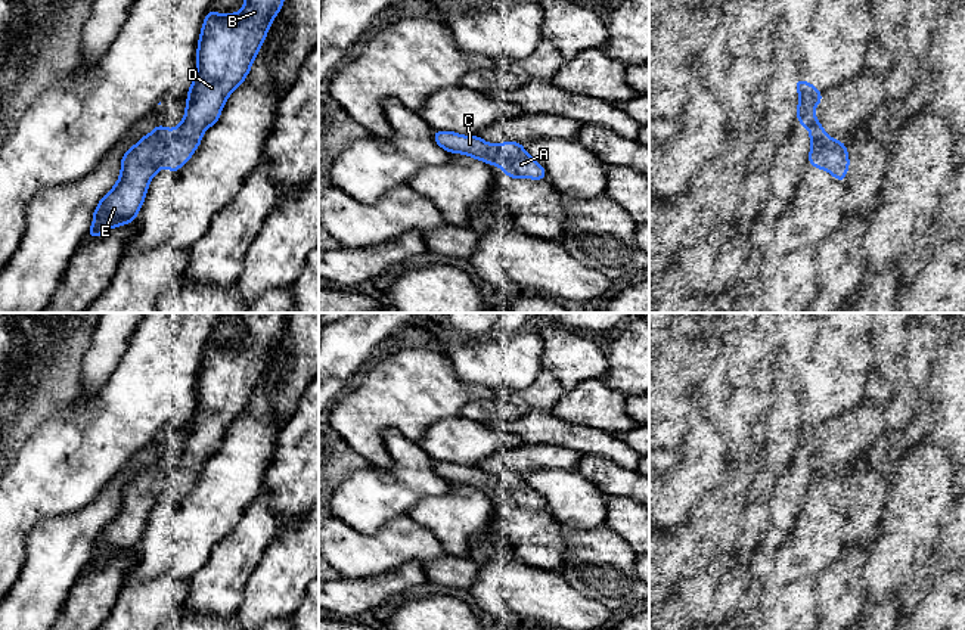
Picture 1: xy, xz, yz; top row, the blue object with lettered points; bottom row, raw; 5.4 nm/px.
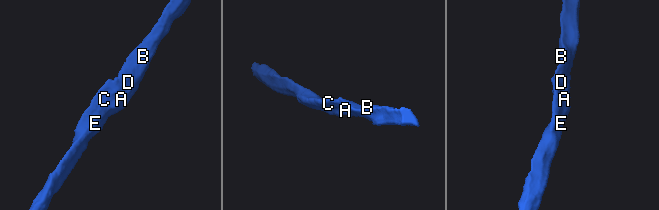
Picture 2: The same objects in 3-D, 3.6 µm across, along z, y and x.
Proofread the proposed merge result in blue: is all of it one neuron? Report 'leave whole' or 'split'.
leave whole

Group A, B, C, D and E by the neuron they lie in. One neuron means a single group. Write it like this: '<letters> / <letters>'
A B C D E

